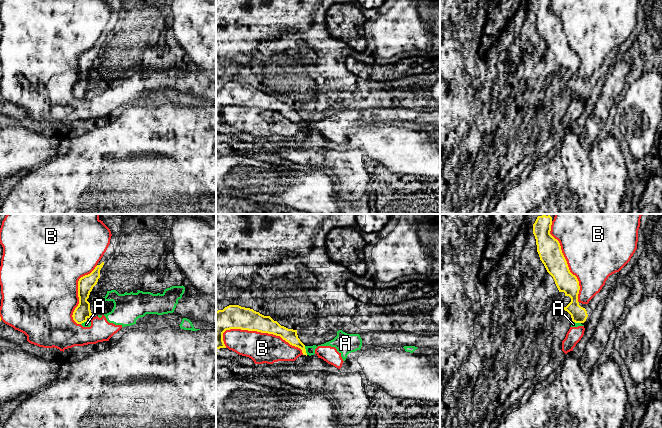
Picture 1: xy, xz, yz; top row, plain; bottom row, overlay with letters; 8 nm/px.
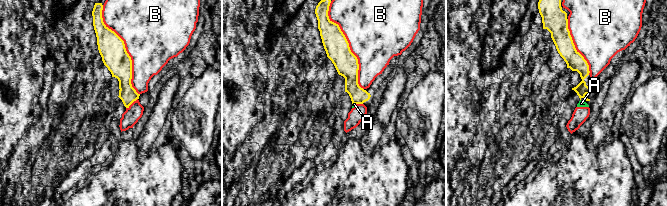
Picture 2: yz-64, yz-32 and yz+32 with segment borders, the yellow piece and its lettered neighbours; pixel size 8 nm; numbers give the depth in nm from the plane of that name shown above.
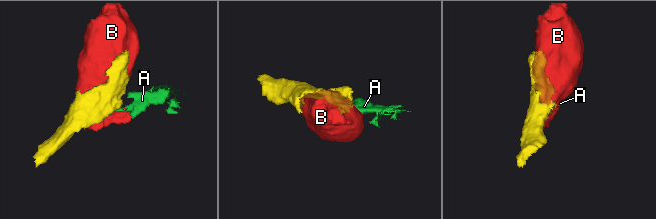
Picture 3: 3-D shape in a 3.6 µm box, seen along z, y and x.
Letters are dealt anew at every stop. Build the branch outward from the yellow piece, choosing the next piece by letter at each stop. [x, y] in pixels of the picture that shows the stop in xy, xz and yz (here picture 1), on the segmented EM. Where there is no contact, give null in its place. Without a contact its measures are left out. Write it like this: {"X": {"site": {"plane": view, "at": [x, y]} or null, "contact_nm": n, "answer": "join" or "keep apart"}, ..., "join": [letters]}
{"A": {"site": {"plane": "xz", "at": [305, 350]}, "contact_nm": 80, "answer": "keep apart"}, "B": {"site": {"plane": "xz", "at": [264, 332]}, "contact_nm": 700, "answer": "keep apart"}, "join": []}

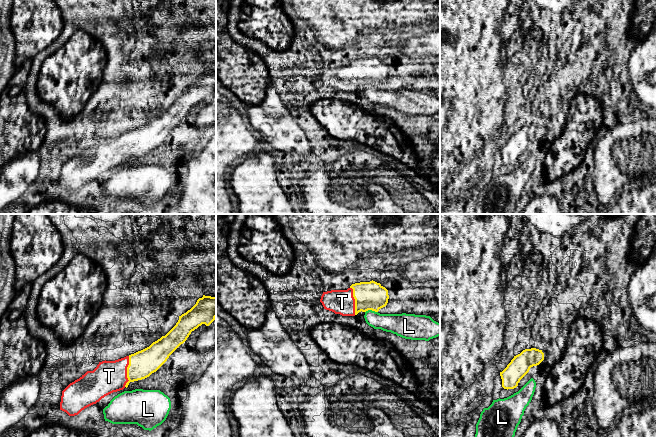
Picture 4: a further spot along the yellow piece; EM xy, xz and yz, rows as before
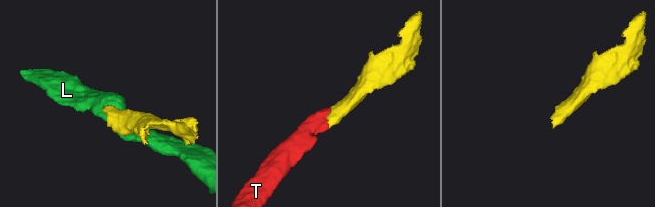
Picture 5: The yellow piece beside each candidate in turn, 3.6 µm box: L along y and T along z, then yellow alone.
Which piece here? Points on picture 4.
{"L": {"site": {"plane": "xz", "at": [371, 309]}, "contact_nm": 100, "answer": "keep apart"}, "T": {"site": {"plane": "xy", "at": [127, 371]}, "contact_nm": 260, "answer": "join"}, "join": ["T"]}

